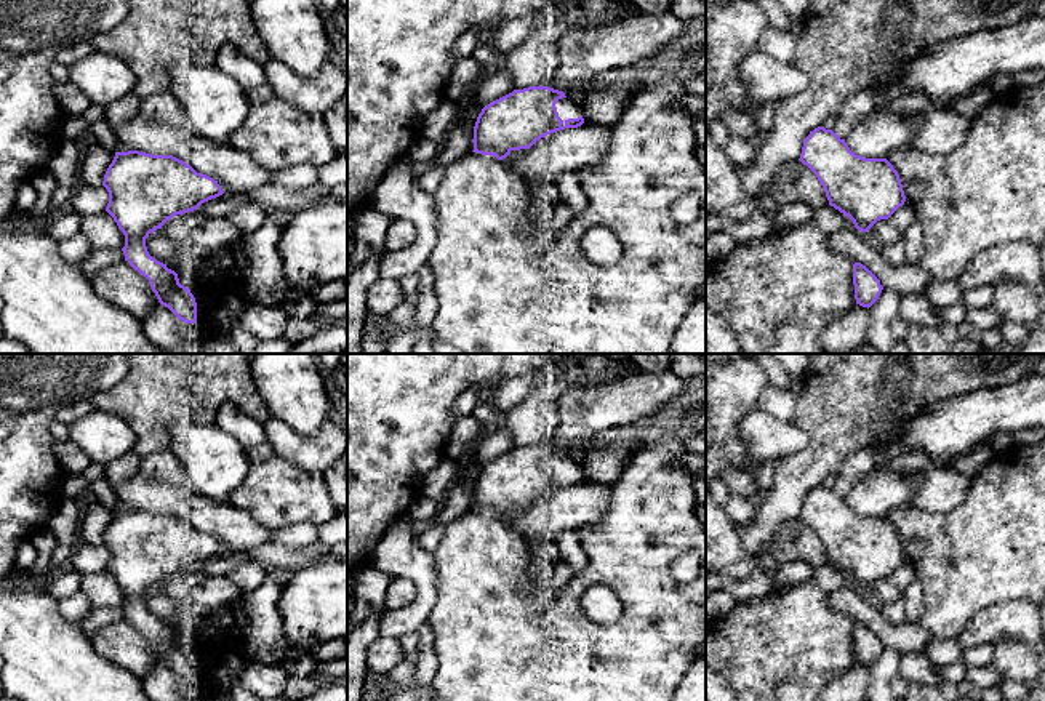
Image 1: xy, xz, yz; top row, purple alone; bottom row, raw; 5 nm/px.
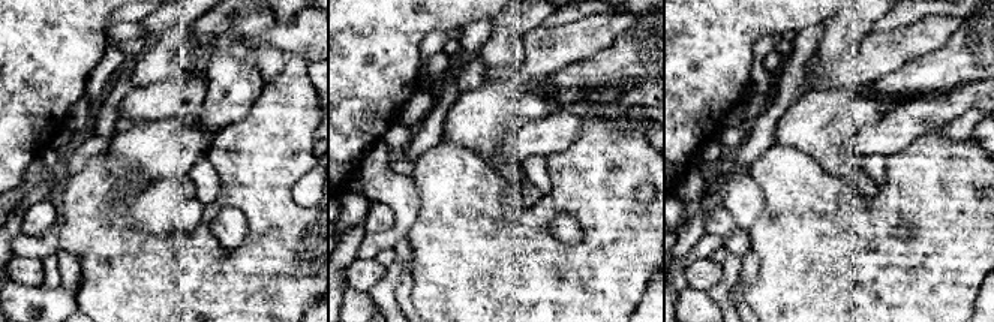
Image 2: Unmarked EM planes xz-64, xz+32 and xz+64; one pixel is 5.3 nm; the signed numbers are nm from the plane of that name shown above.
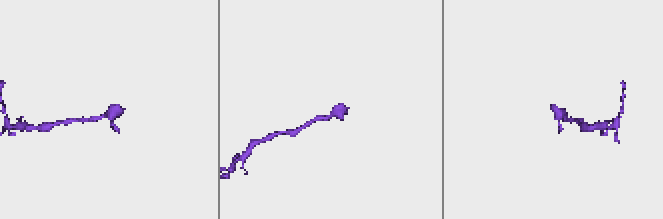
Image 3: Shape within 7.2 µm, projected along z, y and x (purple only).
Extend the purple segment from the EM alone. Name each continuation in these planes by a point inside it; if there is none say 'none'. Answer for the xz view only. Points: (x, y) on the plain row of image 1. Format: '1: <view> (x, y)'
1: xz (567, 468)

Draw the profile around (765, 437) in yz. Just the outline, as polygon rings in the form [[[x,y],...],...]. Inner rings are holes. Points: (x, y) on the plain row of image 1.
[[[760,408],[739,424],[739,439],[752,461],[771,461],[808,447],[810,435],[792,423],[781,421]]]

